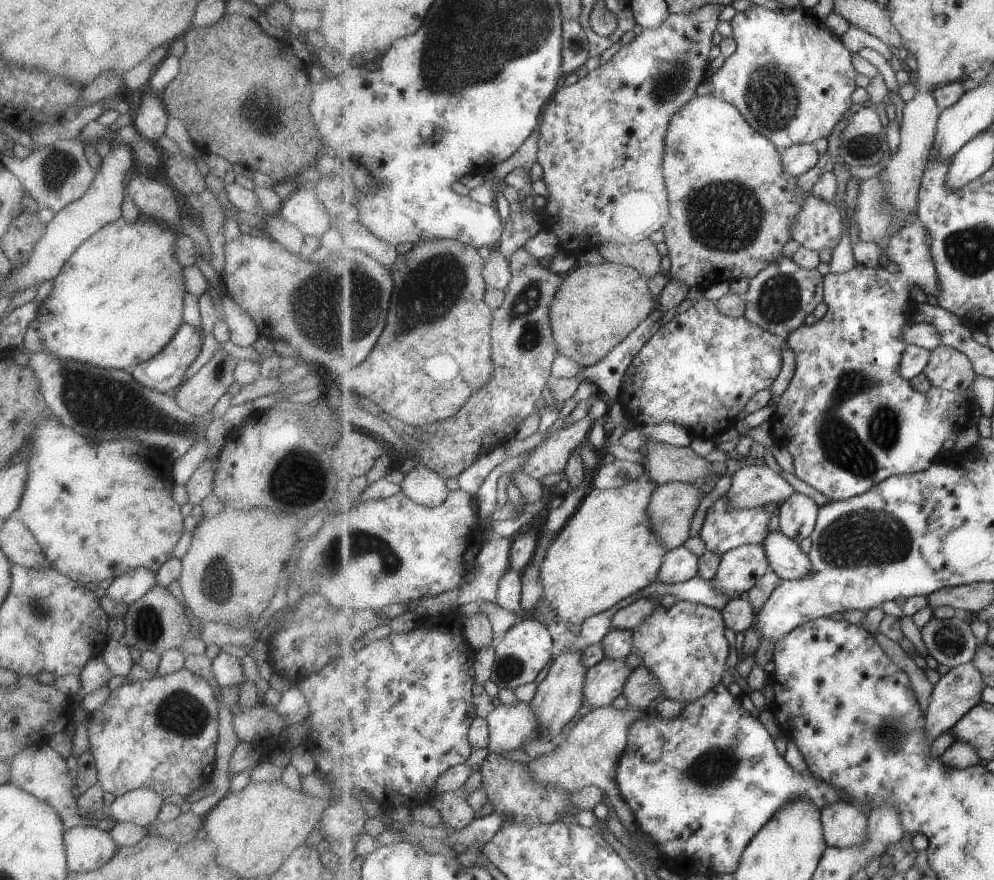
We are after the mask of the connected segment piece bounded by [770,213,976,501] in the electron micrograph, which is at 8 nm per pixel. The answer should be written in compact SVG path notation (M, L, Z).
M914 213L905 224L905 227L895 234L892 240L890 259L897 261L900 266L899 273L889 272L885 265L871 267L862 264L856 265L852 270L845 273L829 274L825 276L825 302L829 304L828 314L813 325L802 325L794 331L788 340L797 354L797 369L790 388L778 400L777 411L771 416L770 422L776 426L776 438L780 438L780 444L786 444L790 448L796 472L793 479L802 487L809 490L817 489L832 501L843 501L868 492L873 486L894 475L917 473L928 470L944 449L948 438L957 439L958 434L971 426L976 418L976 410L972 398L965 393L943 389L933 385L929 391L922 392L901 371L906 349L910 344L903 338L905 325L912 320L912 314L916 312L918 303L912 298L914 288L918 286L928 296L938 297L941 293L939 270L933 257L931 244L927 241L929 230L921 219L919 213Z

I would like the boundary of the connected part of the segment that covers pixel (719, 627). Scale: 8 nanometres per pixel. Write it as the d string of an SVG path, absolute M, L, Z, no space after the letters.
M679 601L671 608L660 604L651 617L635 628L635 648L644 654L642 664L654 671L659 681L662 681L661 699L675 699L692 704L722 683L722 678L727 674L726 664L730 658L730 648L732 648L730 640L726 638L726 627L724 613L719 608L690 601Z

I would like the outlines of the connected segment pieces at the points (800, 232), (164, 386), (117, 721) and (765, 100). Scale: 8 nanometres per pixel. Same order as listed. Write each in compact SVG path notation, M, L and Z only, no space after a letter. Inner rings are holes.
M814 193L809 196L793 226L793 238L812 250L830 248L835 251L846 232L848 221L841 208L822 200Z
M184 323L172 340L156 355L135 366L131 375L144 386L172 393L184 380L186 370L202 350L203 331Z
M186 667L172 674L143 681L130 680L110 693L101 708L88 718L89 751L97 764L97 777L103 790L115 797L148 787L162 798L178 794L187 797L212 782L215 752L219 739L219 700L212 684Z
M752 3L746 10L737 11L736 16L731 20L735 30L734 38L738 41L739 49L734 56L731 56L725 61L724 66L710 77L713 81L714 94L724 100L730 101L738 108L741 108L742 114L753 124L762 134L769 136L781 150L789 149L797 144L815 143L820 139L828 139L836 131L837 124L845 118L845 114L855 103L854 93L858 88L858 76L860 72L854 66L854 54L850 52L840 37L836 36L835 32L824 22L819 22L814 16L800 8L794 8L789 13L780 12L780 10L770 10L762 4Z

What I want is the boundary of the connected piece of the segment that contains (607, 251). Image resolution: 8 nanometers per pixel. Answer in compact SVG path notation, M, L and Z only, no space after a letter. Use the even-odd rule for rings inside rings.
M650 238L629 245L608 243L602 245L599 251L606 261L637 268L648 278L656 274L665 274L662 269L663 256L658 250L658 244Z

